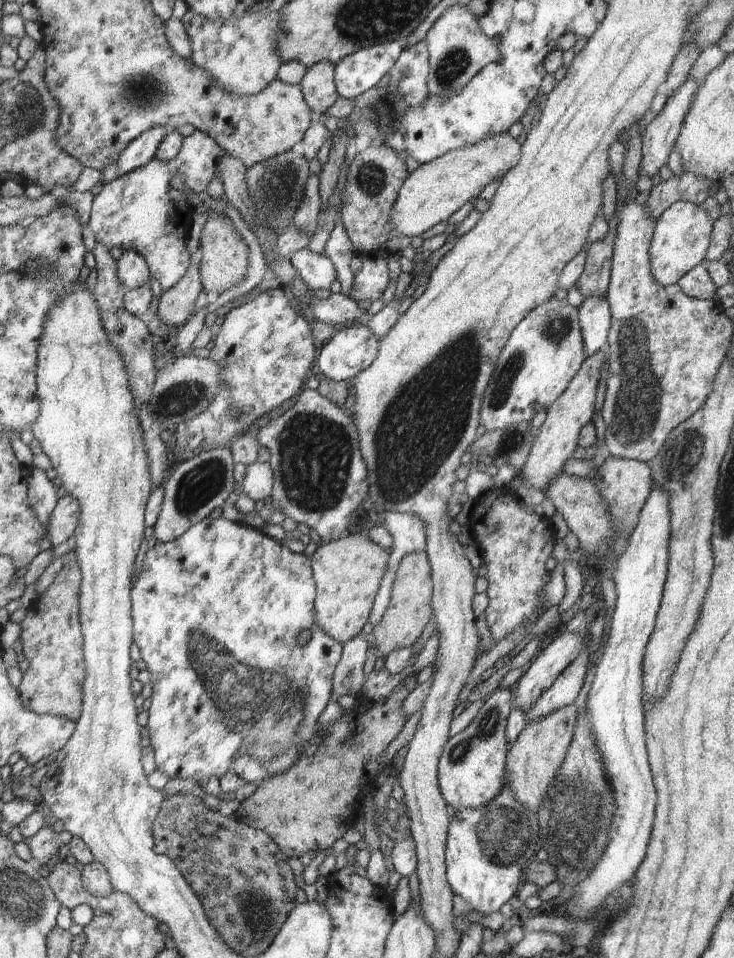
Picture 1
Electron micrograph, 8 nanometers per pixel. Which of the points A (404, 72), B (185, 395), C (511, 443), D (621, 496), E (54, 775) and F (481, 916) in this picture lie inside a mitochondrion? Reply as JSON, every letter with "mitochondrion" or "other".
{"A":"mitochondrion","B":"mitochondrion","C":"mitochondrion","D":"other","E":"other","F":"other"}

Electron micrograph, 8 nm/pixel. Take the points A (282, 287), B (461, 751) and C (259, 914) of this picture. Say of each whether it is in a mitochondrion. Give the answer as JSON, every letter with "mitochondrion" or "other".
{"A":"other","B":"mitochondrion","C":"mitochondrion"}

